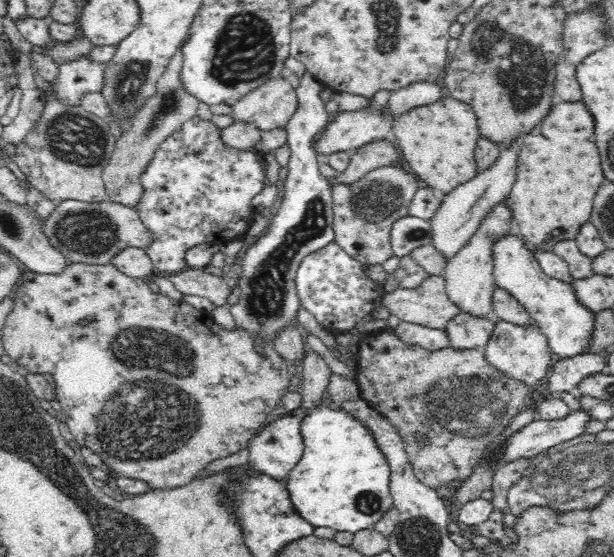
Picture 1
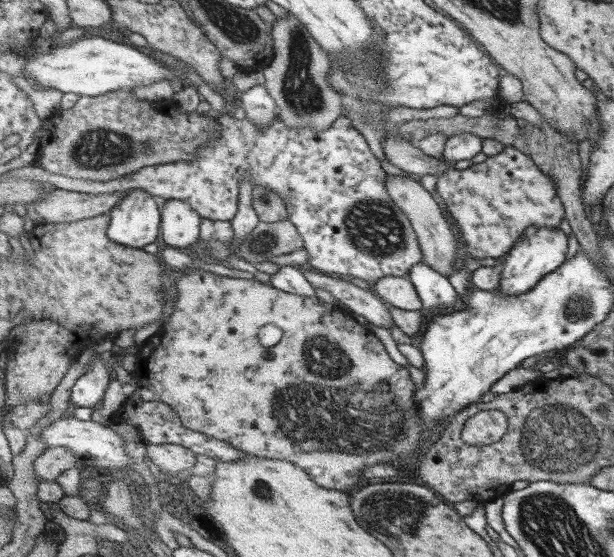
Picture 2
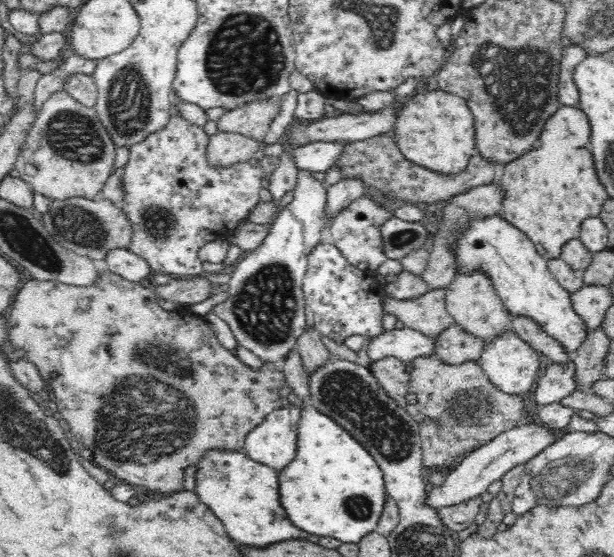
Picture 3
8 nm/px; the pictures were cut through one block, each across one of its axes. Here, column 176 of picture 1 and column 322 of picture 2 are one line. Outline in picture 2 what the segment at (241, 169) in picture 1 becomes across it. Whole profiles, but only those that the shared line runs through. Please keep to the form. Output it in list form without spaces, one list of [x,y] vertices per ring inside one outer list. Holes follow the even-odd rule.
[[[230,114],[216,115],[219,128],[219,136],[210,143],[198,148],[198,155],[194,161],[179,161],[142,168],[141,172],[124,176],[107,182],[95,182],[83,179],[71,178],[62,174],[50,173],[38,164],[30,164],[26,167],[6,172],[4,179],[18,179],[47,182],[56,189],[89,194],[113,194],[121,190],[145,189],[155,197],[165,199],[181,199],[187,201],[203,219],[230,221],[235,218],[239,210],[239,186],[241,180],[248,178],[252,186],[272,188],[288,206],[289,220],[295,224],[304,238],[304,248],[309,251],[308,263],[316,271],[332,276],[346,278],[356,277],[373,285],[385,276],[409,277],[413,266],[424,262],[424,254],[418,233],[414,229],[409,216],[394,201],[386,187],[389,174],[381,168],[379,158],[372,152],[368,140],[362,132],[352,124],[352,120],[342,114],[327,130],[320,131],[314,128],[301,127],[292,129],[279,116],[272,123],[261,130],[255,122],[245,116],[244,119],[234,118]],[[351,226],[357,226],[357,240],[353,240]]]

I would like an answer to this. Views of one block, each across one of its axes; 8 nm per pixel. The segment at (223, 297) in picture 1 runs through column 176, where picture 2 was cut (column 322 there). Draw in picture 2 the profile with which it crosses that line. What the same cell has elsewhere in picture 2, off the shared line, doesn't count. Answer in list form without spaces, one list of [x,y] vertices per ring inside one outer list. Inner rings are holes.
[[[307,270],[304,274],[313,287],[329,292],[337,301],[344,304],[350,313],[360,315],[368,323],[383,328],[389,329],[391,325],[395,325],[387,303],[372,289],[363,290],[351,284],[346,277],[332,276],[316,270]]]

